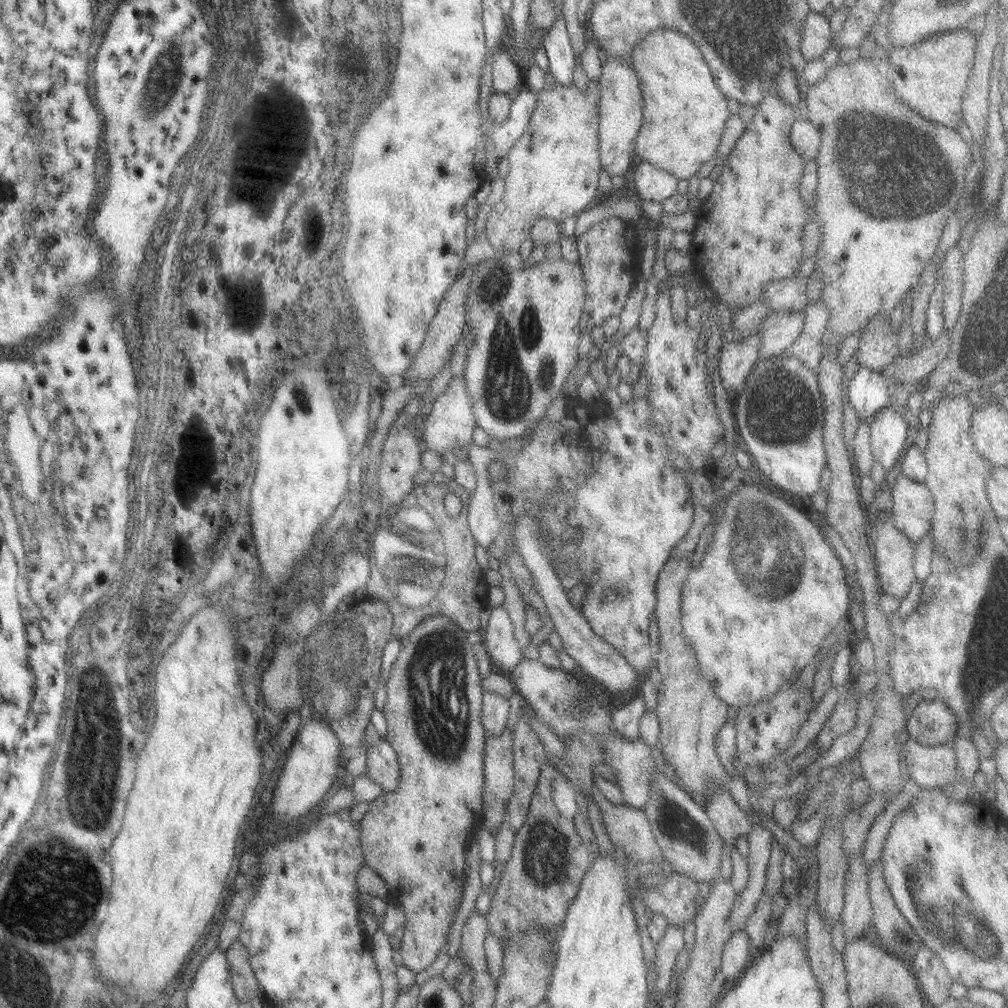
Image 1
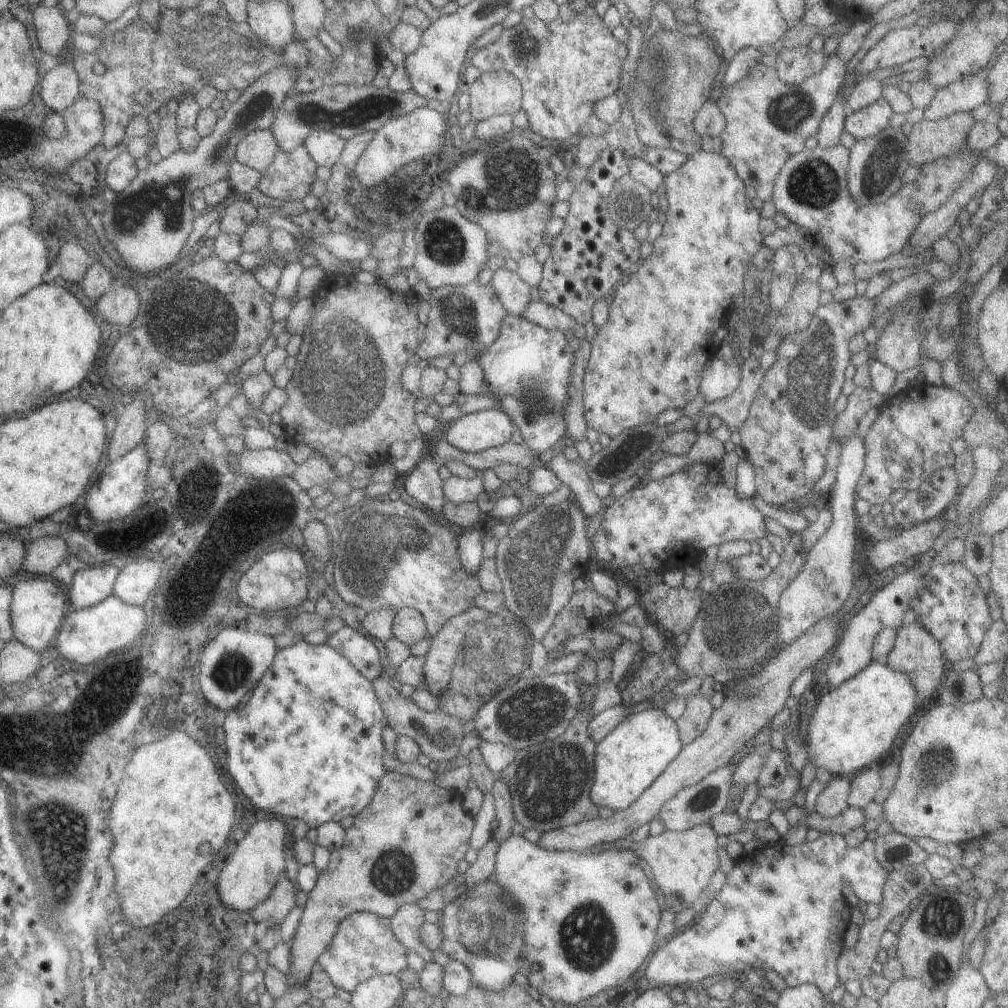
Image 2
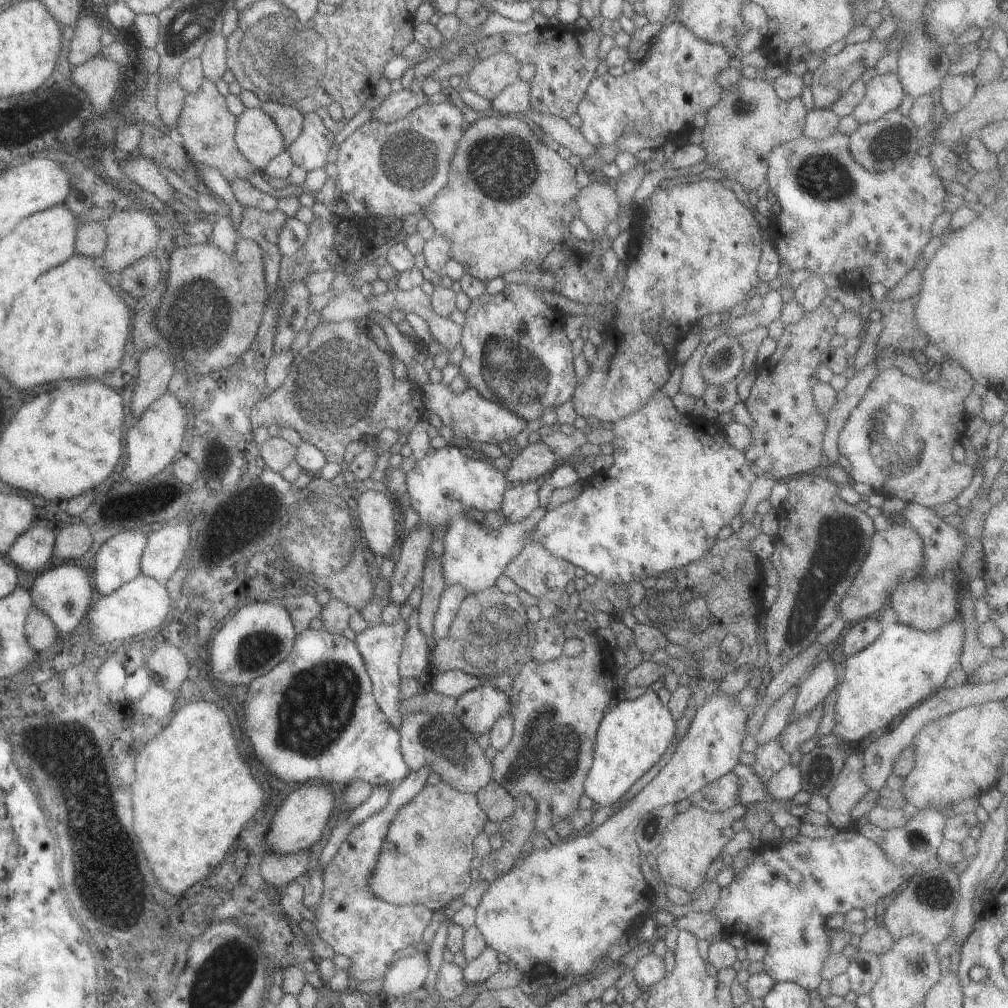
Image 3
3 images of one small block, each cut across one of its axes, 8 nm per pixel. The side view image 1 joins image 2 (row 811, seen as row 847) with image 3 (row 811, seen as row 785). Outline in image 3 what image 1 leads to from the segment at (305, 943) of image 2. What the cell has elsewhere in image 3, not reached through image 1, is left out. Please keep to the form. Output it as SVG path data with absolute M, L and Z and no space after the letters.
M443 781L425 785L409 802L391 818L383 844L375 860L375 868L367 878L369 890L383 902L403 905L426 906L432 911L443 908L450 900L459 899L472 879L469 877L470 860L475 856L471 842L488 820L479 808L474 793L460 793Z

